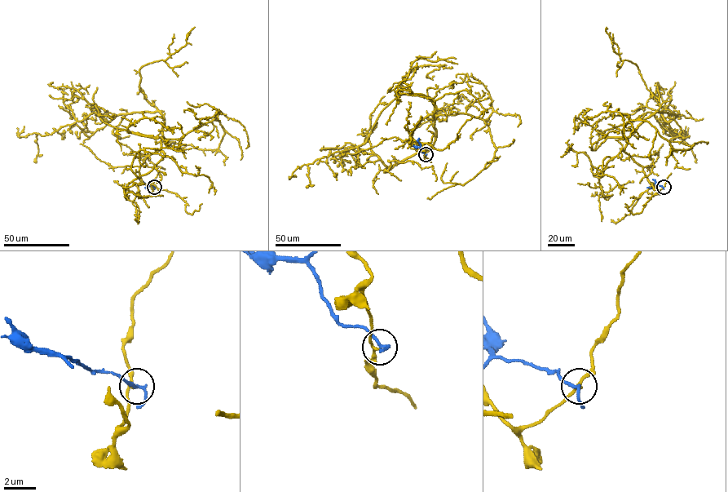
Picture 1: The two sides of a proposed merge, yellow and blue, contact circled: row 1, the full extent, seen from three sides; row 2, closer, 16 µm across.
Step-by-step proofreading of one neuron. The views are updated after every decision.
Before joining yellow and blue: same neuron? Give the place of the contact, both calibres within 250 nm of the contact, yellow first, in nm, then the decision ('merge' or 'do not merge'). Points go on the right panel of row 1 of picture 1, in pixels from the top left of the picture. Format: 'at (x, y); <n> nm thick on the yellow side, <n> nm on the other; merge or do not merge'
at (664, 187); 140 nm thick on the yellow side, 170 nm on the other; merge

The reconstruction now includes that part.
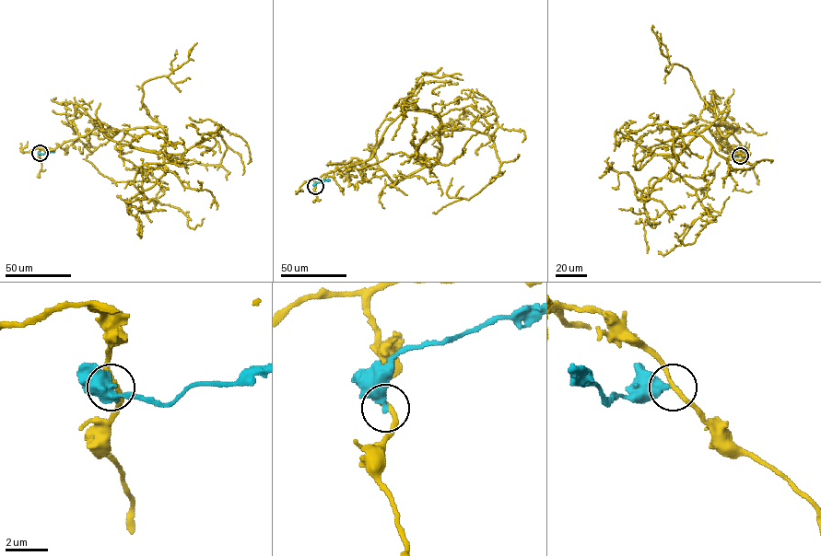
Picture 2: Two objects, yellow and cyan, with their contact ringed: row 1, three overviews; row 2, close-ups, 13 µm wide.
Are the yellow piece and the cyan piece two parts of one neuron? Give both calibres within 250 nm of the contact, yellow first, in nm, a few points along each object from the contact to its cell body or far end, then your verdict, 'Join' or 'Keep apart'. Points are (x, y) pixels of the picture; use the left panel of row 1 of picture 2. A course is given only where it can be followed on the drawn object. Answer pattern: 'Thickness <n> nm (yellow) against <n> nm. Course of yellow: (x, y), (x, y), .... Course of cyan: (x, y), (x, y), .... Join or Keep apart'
Thickness 200 nm (yellow) against 440 nm. Course of yellow: (40, 153), (97, 127), (113, 141), (165, 153), (160, 126), (130, 129), (115, 148), (166, 183). Course of cyan: (40, 153), (54, 150). Keep apart

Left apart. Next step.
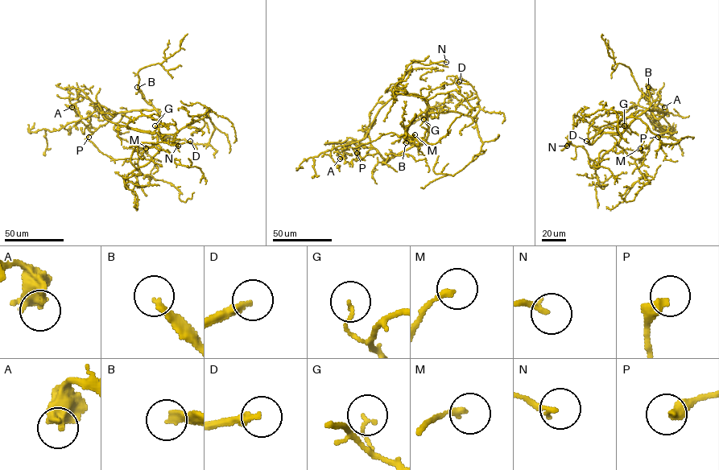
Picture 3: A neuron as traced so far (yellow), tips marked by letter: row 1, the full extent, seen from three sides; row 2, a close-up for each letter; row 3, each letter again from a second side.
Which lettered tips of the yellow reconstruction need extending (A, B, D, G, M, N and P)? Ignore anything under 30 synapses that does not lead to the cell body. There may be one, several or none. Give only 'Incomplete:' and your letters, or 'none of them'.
Incomplete: B, D

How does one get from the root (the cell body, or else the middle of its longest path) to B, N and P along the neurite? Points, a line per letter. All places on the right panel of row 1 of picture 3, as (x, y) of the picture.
B: (605, 133), (621, 133), (650, 105), (648, 87)
N: (605, 133), (619, 133), (621, 138), (596, 168), (590, 166), (581, 146), (569, 142), (567, 146)
P: (605, 133), (621, 133), (646, 109), (657, 109), (664, 113), (658, 120), (663, 134), (658, 137)

